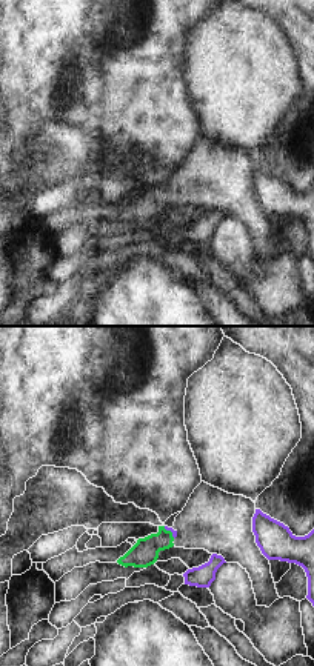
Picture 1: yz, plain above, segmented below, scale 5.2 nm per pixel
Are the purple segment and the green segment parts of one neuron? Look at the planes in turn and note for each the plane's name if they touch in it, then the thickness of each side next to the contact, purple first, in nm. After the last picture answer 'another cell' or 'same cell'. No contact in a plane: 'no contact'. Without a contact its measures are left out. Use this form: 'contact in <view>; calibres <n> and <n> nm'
contact in yz; calibres 30 and 140 nm

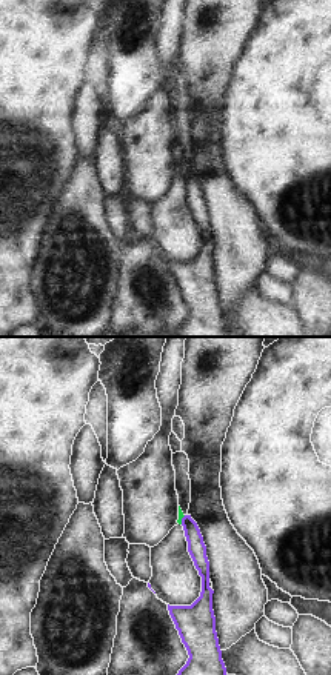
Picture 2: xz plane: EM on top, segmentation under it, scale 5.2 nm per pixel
contact in xz; calibres 90 and 30 nm

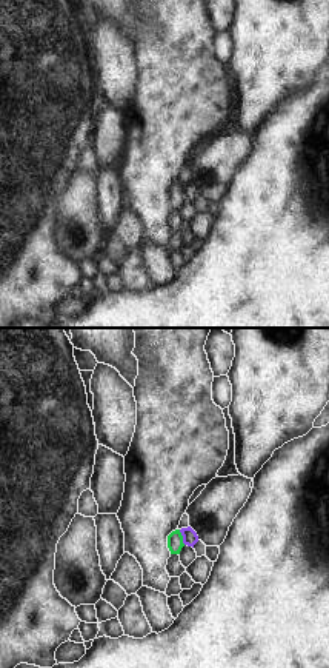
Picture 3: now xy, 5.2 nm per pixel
contact in xy; calibres 80 and 80 nm

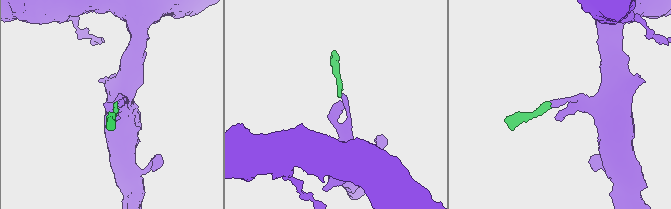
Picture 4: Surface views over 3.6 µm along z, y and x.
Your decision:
another cell

